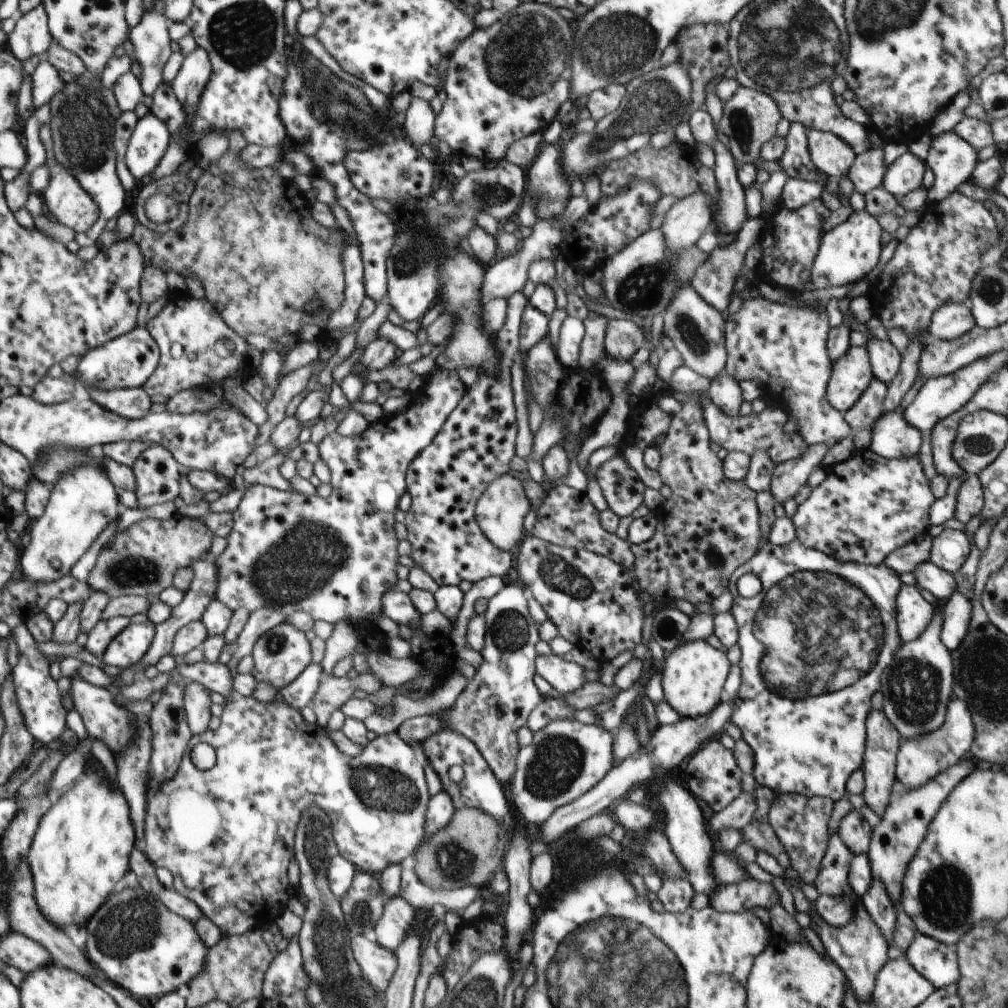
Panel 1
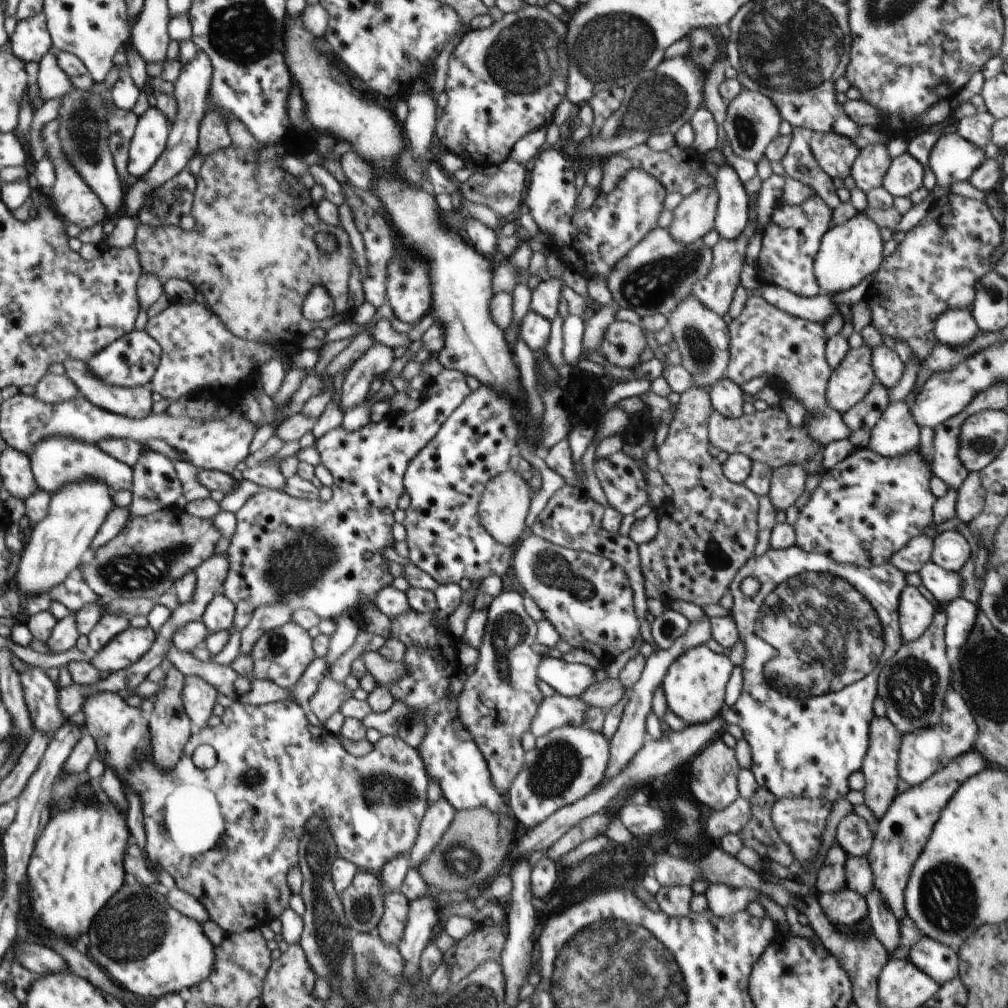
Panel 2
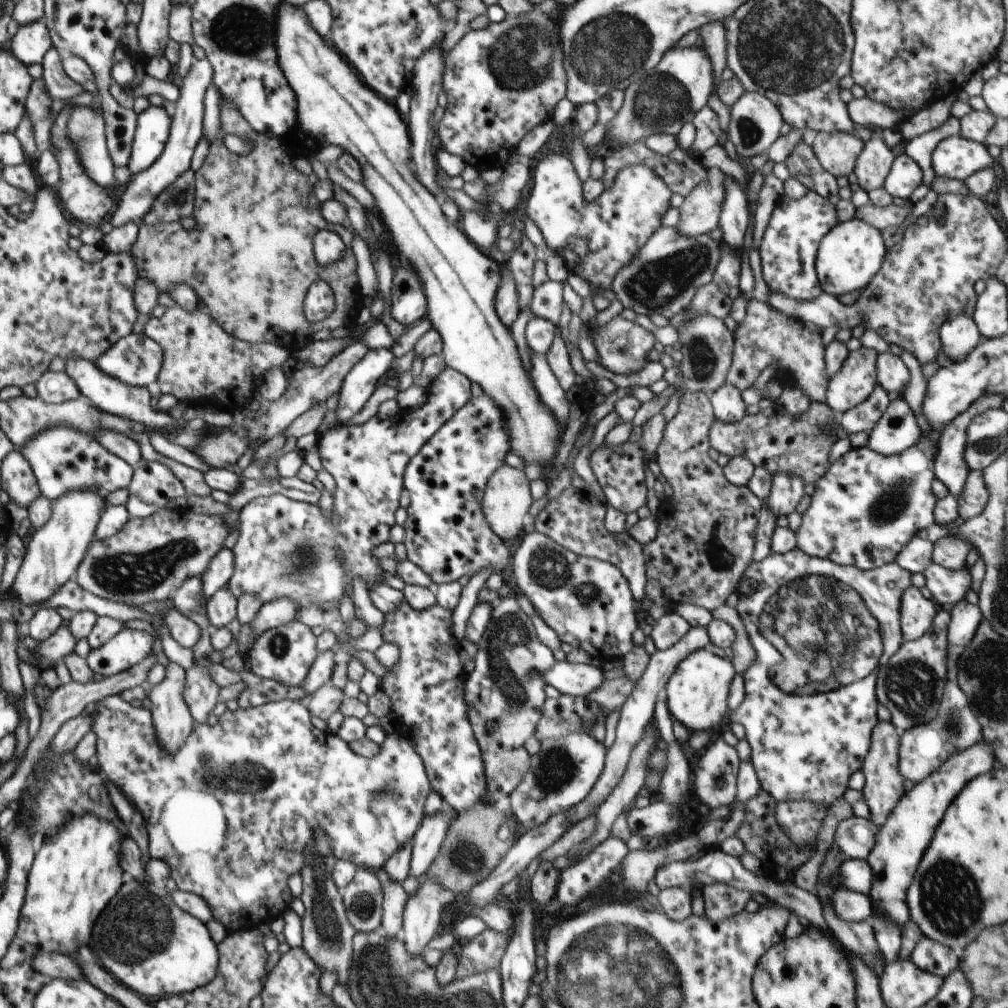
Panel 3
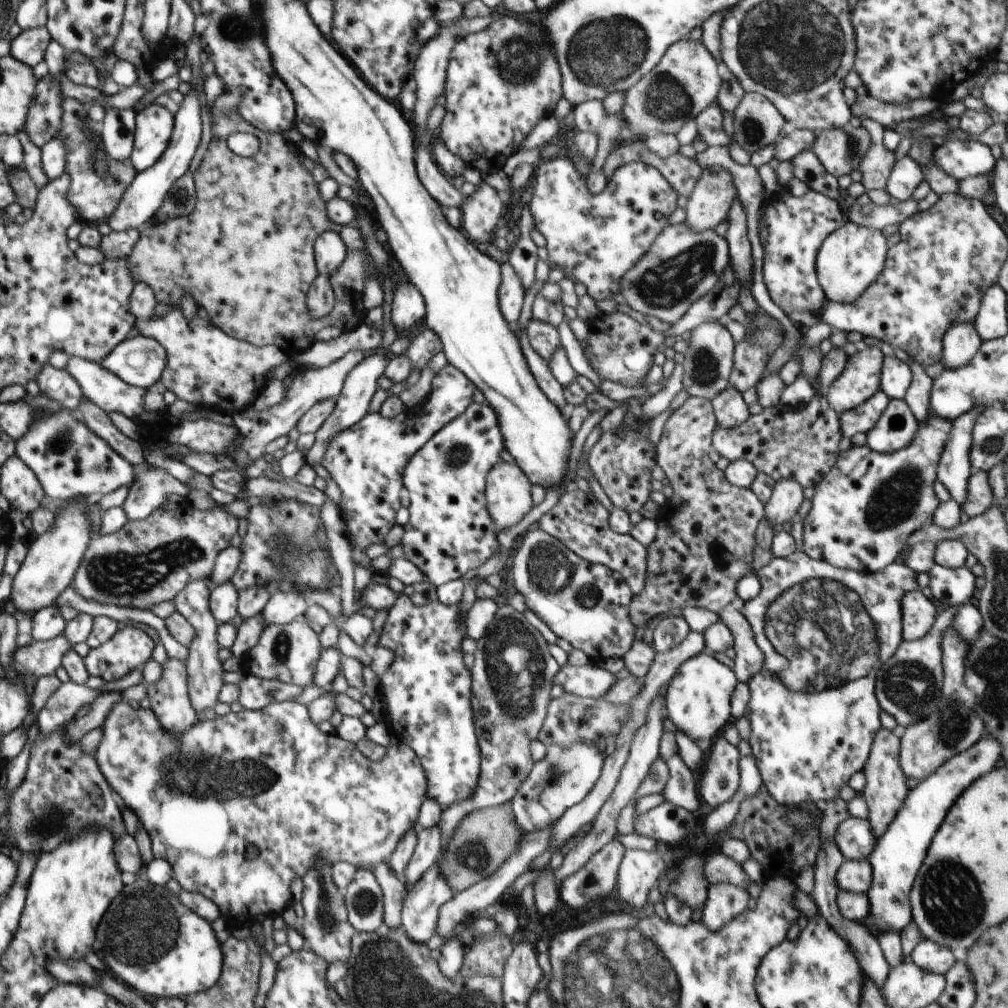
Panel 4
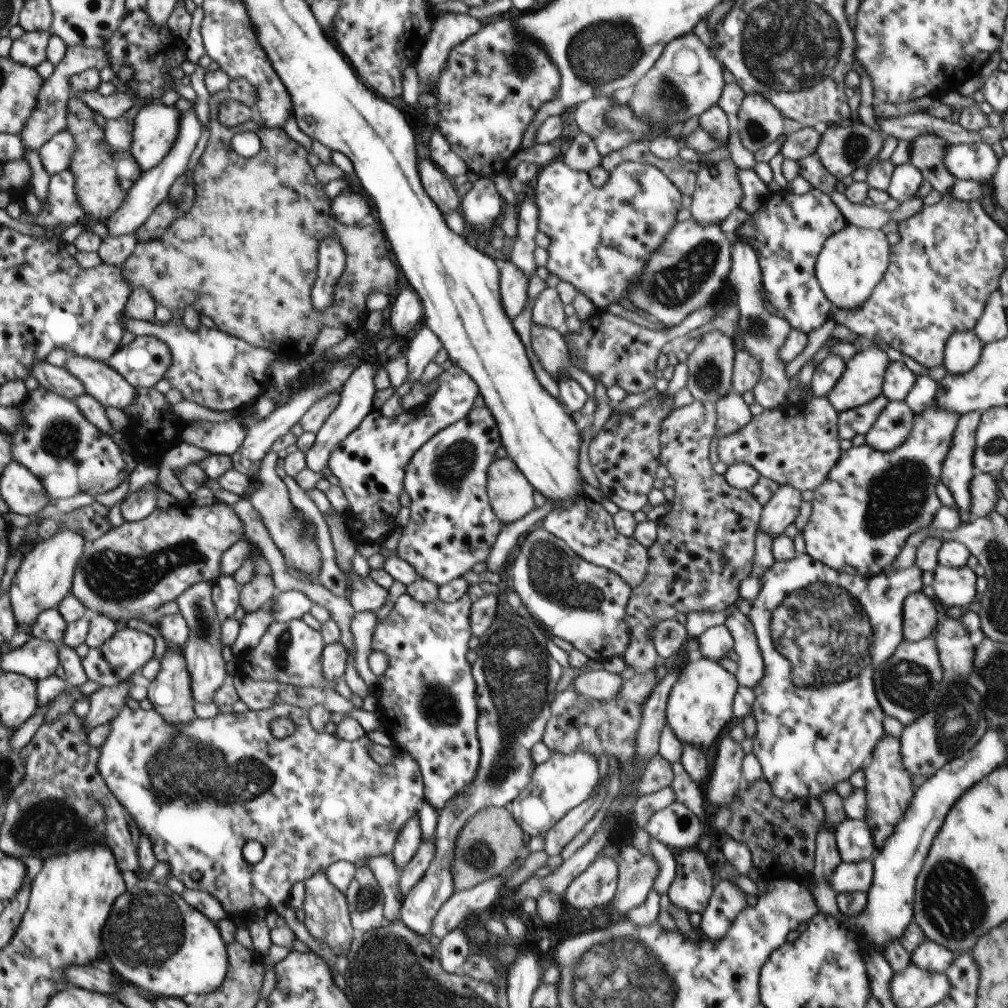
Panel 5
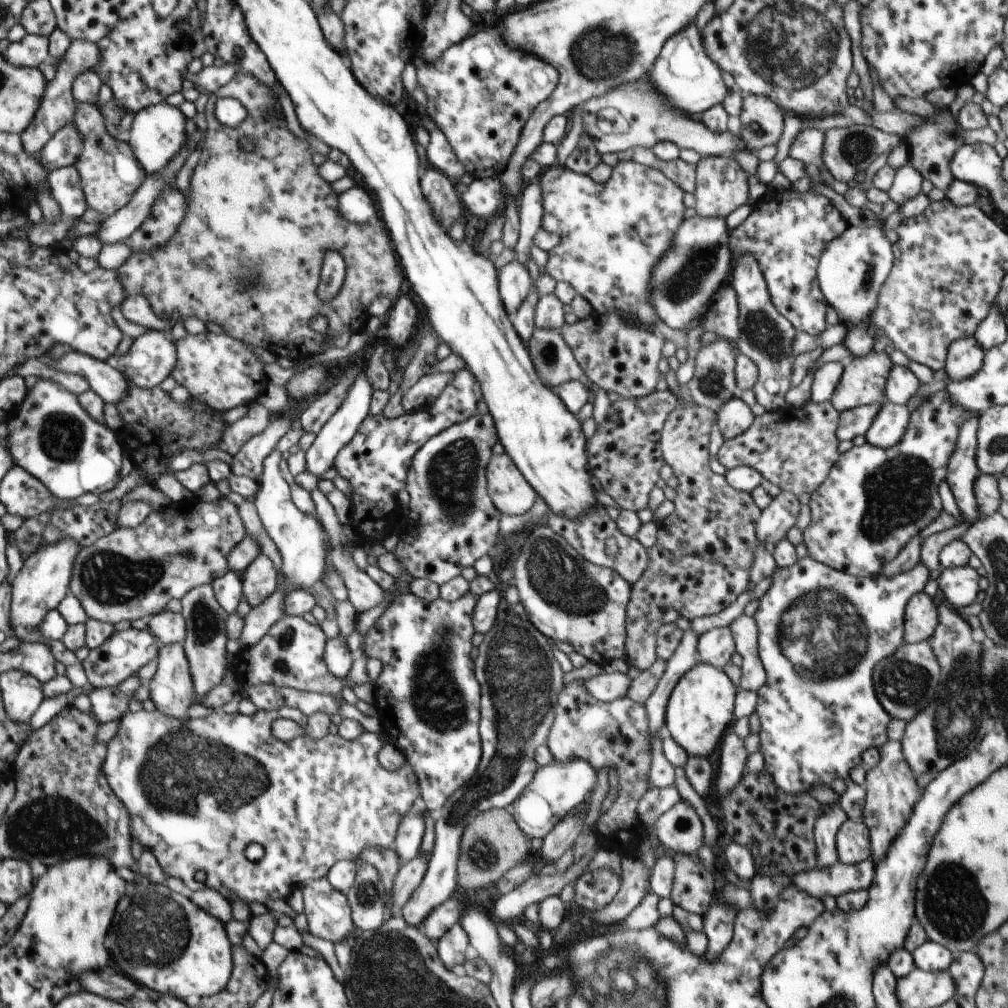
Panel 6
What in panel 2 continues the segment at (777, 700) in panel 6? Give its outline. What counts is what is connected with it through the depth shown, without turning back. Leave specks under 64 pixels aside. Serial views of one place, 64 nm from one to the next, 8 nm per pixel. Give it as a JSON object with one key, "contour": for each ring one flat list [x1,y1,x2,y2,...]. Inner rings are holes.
{"contour":[[796,544,784,550,770,548,762,556,750,558,736,573,736,576,730,584,729,593,733,596,731,616,738,627,740,641,745,644,745,659,740,666,743,672,743,689,738,702,731,707,724,706,721,710,721,716,725,719,727,724,737,724,743,730,743,738,746,739,746,742,748,742,751,748,753,761,750,769,754,773,756,782,759,787,767,788,777,799,786,797,808,797,809,799,826,799,834,804,837,800,845,798,846,794,848,794,850,775,857,770,861,770,864,757,869,747,870,723,873,721,873,718,876,717,873,704,877,697,877,680,880,671,889,661,889,658,892,658,892,656,898,652,898,649,903,643,899,627,899,600,901,592,905,589,906,585,908,585,906,583,906,573,902,572,896,565,890,562,881,564,880,566,872,565,870,568,864,568,852,563,842,564,837,563,829,556,806,552],[748,576,756,578,761,586,760,590,758,590,758,594,755,594,753,597,746,597,740,592,740,582,742,582,744,578,748,578],[821,617,834,617,833,619,835,619,832,620,828,626,824,626,827,632,822,626,816,624],[836,662,838,662,838,668,842,668,842,666,846,667,845,672,840,674,840,684,843,683,843,686,846,686,846,688,830,688,830,690,832,690,832,692,830,692,829,687,833,677,834,664,836,664]]}

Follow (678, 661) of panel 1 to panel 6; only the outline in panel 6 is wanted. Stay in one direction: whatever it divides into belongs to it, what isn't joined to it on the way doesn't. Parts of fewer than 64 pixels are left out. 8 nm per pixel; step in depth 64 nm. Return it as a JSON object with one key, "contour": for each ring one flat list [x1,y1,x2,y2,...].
{"contour":[[695,664,673,688,665,710,665,725,671,737,693,757,710,756,718,749,724,730,734,721,737,688,718,667]]}

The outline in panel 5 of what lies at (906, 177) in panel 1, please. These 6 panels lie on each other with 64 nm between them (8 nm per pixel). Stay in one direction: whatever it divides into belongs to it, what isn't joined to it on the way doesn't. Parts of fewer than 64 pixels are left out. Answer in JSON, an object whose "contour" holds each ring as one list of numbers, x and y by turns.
{"contour":[[910,162,895,166,887,193,899,203,917,196,922,184,922,173]]}

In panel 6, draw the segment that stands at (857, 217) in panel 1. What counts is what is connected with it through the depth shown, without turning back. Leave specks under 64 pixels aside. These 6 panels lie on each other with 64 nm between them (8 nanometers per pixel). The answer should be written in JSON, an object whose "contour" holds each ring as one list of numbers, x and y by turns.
{"contour":[[849,225,841,235,829,242,820,257,819,265,817,266,820,290,829,306,836,310,839,322,847,328,846,337,842,344,854,357,865,357,873,350,875,340,869,332,871,317,878,306,880,289,893,269,894,259,893,244,888,241,884,230,877,226,861,227,856,225]]}

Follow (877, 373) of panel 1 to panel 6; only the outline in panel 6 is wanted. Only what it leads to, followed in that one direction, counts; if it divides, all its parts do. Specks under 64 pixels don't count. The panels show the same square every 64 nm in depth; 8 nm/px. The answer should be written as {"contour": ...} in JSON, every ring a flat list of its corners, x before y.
{"contour":[[894,365,885,384,885,398,887,401,907,405,914,397,921,382,908,367]]}

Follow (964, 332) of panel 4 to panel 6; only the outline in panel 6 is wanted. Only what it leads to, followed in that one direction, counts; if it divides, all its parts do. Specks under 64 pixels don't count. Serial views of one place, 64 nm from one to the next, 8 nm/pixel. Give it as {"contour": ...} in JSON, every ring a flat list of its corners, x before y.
{"contour":[[974,336,952,342,944,368,948,378,960,382,973,377,982,368,984,353]]}

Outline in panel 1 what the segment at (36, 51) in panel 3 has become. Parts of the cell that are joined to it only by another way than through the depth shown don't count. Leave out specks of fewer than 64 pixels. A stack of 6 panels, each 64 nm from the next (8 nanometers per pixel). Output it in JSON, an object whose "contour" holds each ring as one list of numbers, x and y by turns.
{"contour":[[44,5,21,15,7,38,6,47,23,61,33,56,44,56,53,41]]}

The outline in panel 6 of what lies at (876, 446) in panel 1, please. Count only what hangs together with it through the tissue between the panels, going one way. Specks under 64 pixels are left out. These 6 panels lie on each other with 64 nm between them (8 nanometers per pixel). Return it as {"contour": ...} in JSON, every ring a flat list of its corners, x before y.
{"contour":[[884,402,865,434,867,442,883,449,898,444,906,432,910,413,907,405]]}

